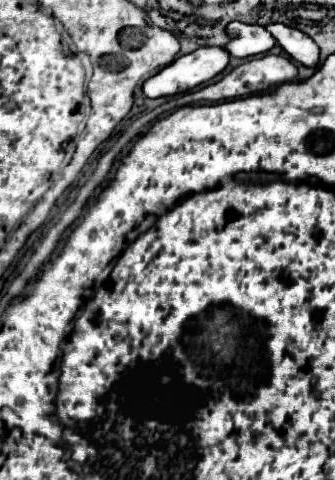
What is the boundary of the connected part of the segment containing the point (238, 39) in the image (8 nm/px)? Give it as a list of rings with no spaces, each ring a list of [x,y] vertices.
[[[231,22],[227,26],[227,34],[231,36],[231,42],[225,48],[235,58],[249,58],[249,56],[265,54],[277,44],[277,40],[273,40],[273,34],[265,26],[259,26],[259,24]]]

